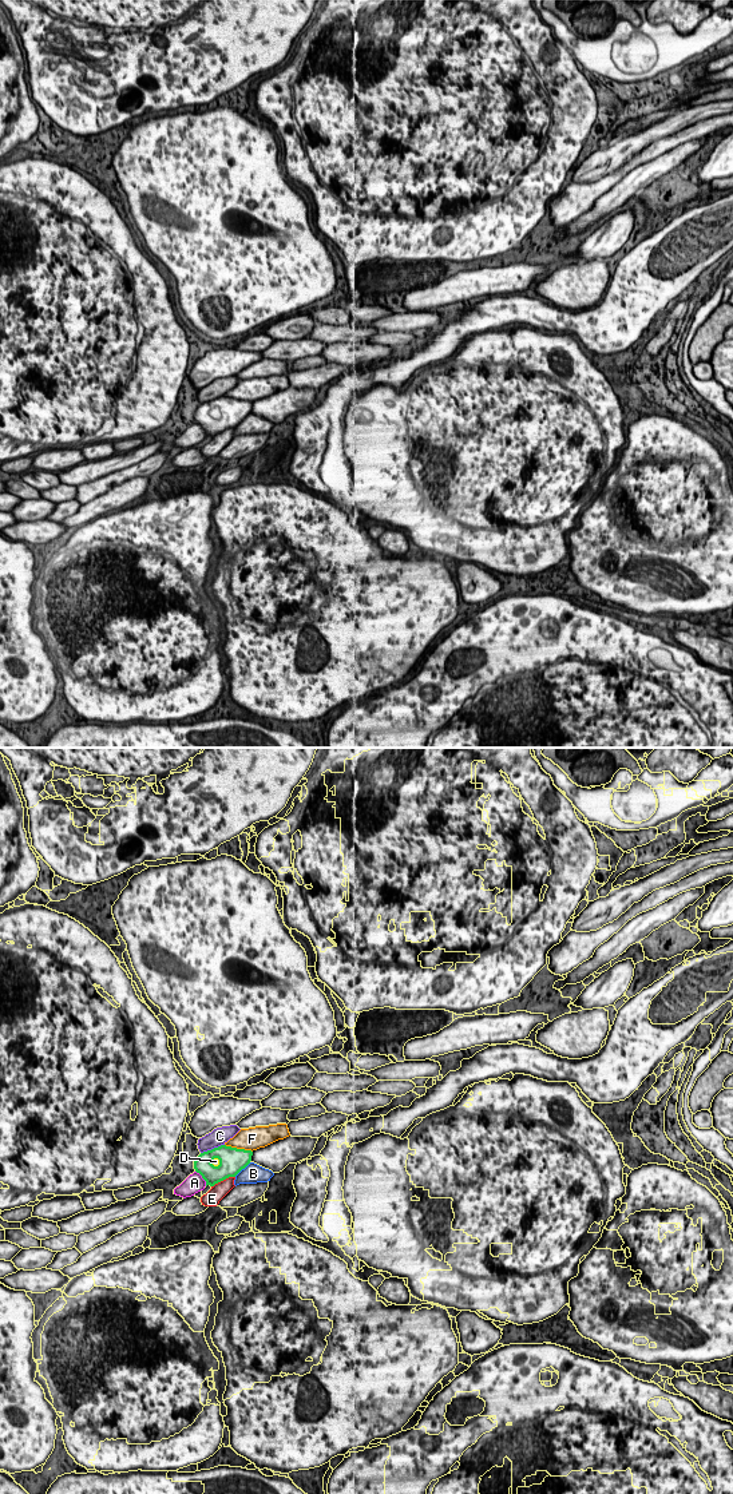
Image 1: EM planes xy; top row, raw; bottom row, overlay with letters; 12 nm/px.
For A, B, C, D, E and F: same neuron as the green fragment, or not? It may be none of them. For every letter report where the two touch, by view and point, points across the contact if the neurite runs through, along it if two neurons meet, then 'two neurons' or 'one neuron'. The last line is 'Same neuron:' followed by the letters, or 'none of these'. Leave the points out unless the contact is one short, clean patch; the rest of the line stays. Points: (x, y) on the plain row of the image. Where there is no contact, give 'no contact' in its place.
A: contact xy (202, 428); two neurons
B: contact xy (242, 419); two neurons
C: contact xy (212, 400); two neurons
D: contact xy (216, 417); one neuron
E: contact xy (222, 431); two neurons
F: contact xy (238, 400); two neurons
Same neuron: D

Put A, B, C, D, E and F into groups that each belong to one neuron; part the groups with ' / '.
A / B / C / D / E / F

